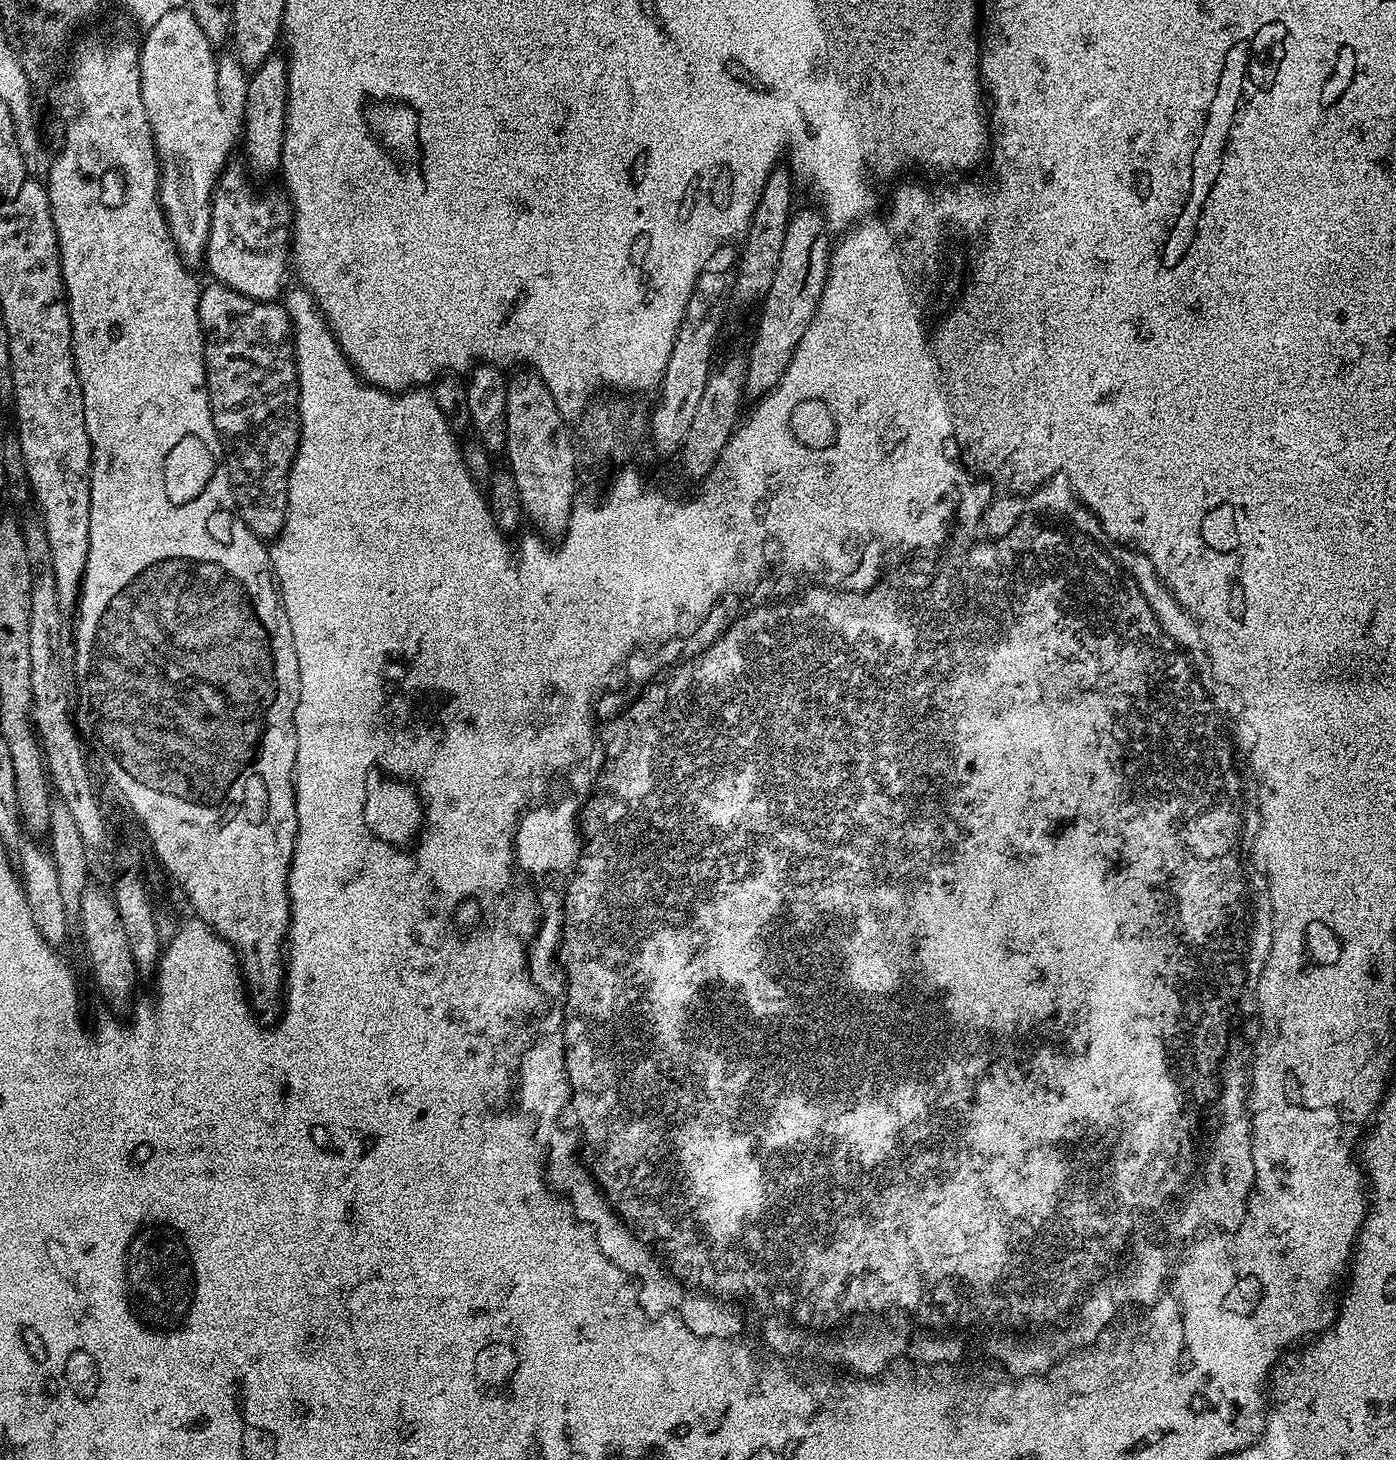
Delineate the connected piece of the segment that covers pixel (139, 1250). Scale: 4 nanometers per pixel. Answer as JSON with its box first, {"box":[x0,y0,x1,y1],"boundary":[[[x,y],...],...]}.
{"box":[126,1230,194,1325],"boundary":[[[141,1230],[128,1247],[126,1267],[131,1307],[149,1325],[179,1325],[192,1305],[194,1287],[192,1259],[183,1240],[164,1230]]]}

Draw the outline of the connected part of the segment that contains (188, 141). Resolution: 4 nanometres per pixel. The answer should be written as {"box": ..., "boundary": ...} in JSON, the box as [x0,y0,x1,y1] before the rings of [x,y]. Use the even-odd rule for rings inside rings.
{"box":[139,6,245,264],"boundary":[[[181,6],[167,11],[145,31],[144,36],[144,42],[139,47],[140,89],[161,165],[160,204],[180,255],[187,263],[195,264],[203,259],[208,244],[212,192],[243,131],[245,106],[240,104],[240,112],[236,112],[236,108],[223,109],[214,85],[216,56],[212,54],[213,47],[203,32],[198,30],[196,20],[187,8]]]}

